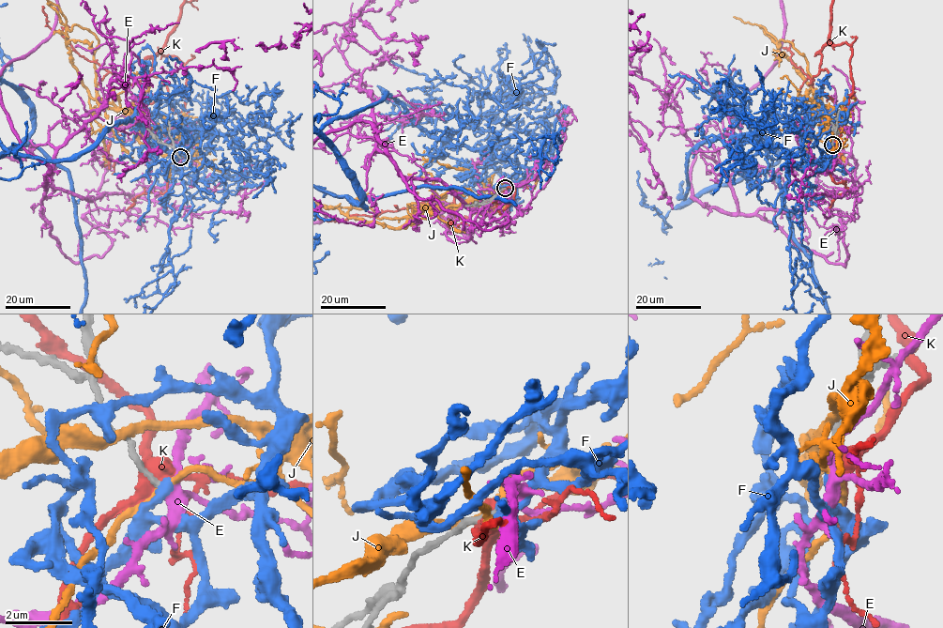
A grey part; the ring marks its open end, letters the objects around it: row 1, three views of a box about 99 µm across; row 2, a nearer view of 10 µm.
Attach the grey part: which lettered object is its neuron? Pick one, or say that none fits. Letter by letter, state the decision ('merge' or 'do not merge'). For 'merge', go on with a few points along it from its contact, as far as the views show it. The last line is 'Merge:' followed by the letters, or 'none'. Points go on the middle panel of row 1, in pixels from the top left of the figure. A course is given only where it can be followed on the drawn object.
E: merge
F: do not merge
J: do not merge
K: do not merge
Merge: E

